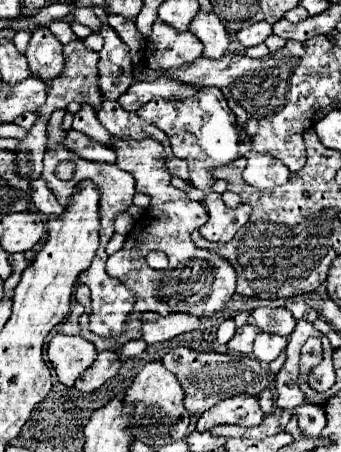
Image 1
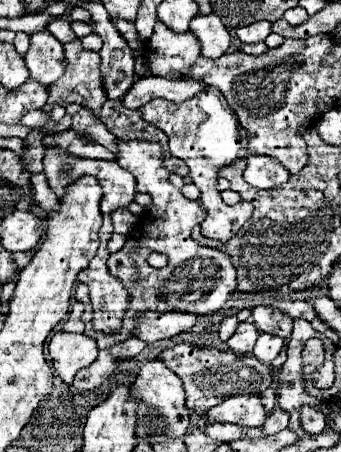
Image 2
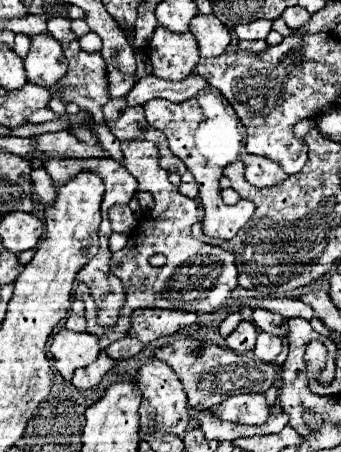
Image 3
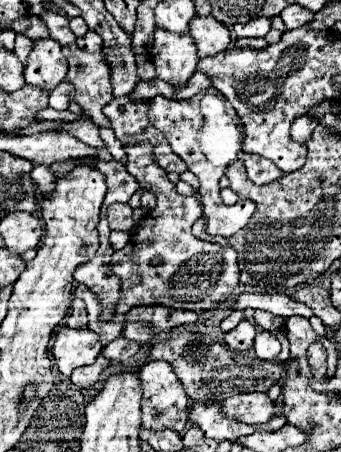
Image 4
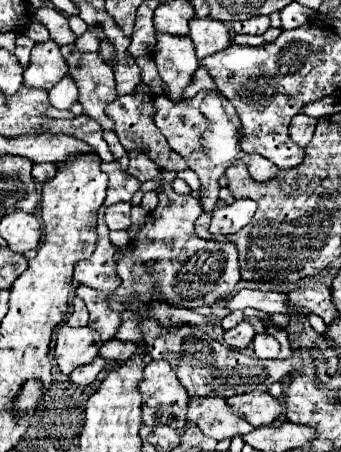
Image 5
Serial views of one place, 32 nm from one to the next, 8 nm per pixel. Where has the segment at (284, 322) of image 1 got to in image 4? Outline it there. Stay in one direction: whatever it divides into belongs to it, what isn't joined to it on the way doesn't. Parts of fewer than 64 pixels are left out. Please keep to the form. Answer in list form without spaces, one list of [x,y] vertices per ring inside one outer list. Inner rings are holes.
[[[256,310],[254,318],[256,318],[256,322],[258,322],[264,330],[268,330],[268,332],[278,332],[278,330],[284,330],[284,324],[280,322],[280,316],[272,316],[272,314],[264,312],[264,310]]]

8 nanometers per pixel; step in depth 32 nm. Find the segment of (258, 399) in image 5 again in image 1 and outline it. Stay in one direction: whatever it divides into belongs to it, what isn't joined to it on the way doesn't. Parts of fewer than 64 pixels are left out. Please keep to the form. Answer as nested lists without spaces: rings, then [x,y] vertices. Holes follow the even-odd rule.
[[[232,396],[232,398],[218,402],[210,410],[206,410],[198,418],[196,430],[204,432],[216,424],[256,426],[256,424],[262,424],[262,420],[264,420],[264,412],[262,412],[256,396]]]

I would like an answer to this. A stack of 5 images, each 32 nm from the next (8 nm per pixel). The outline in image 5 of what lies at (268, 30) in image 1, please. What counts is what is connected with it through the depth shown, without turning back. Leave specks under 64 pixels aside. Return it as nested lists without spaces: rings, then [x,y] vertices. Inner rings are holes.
[[[252,16],[248,20],[234,20],[232,22],[232,30],[236,34],[264,34],[270,26],[270,18],[268,16]]]

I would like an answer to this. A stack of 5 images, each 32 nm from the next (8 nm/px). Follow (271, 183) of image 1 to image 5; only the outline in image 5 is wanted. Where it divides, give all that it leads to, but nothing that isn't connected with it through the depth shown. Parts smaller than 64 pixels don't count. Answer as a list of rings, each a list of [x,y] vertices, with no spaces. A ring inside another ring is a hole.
[[[240,154],[240,158],[244,160],[244,164],[248,166],[248,172],[254,180],[262,182],[262,180],[270,180],[276,176],[278,168],[276,164],[272,164],[268,158],[258,156],[258,154]]]

